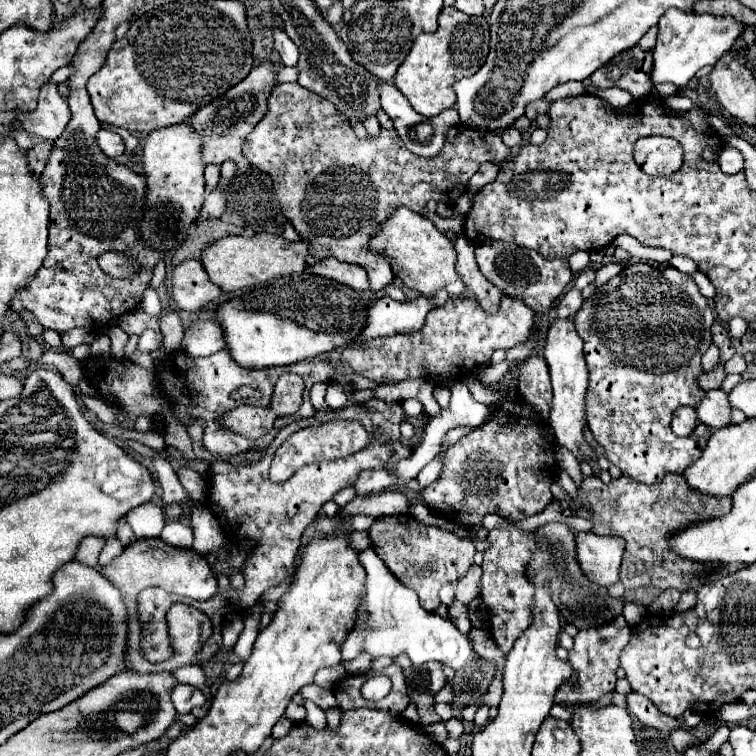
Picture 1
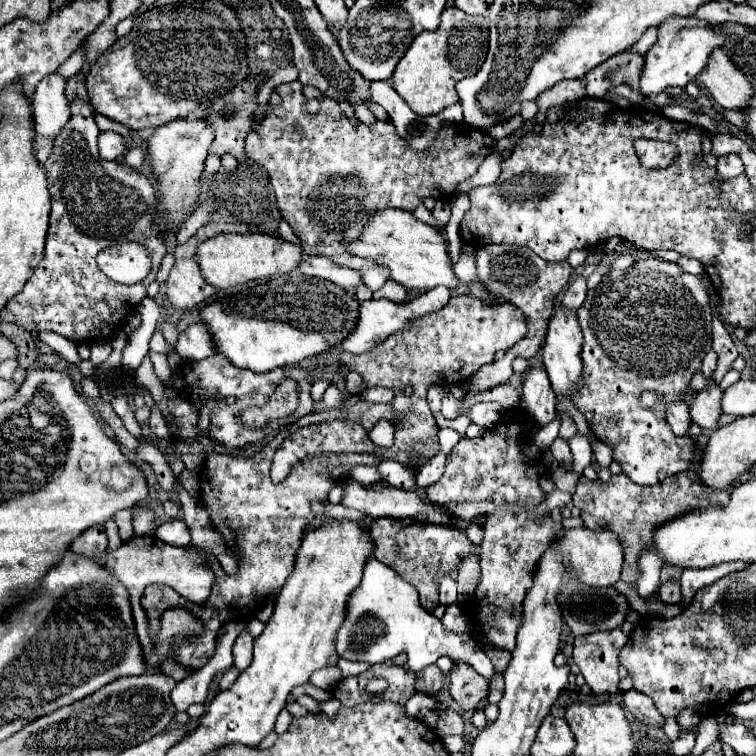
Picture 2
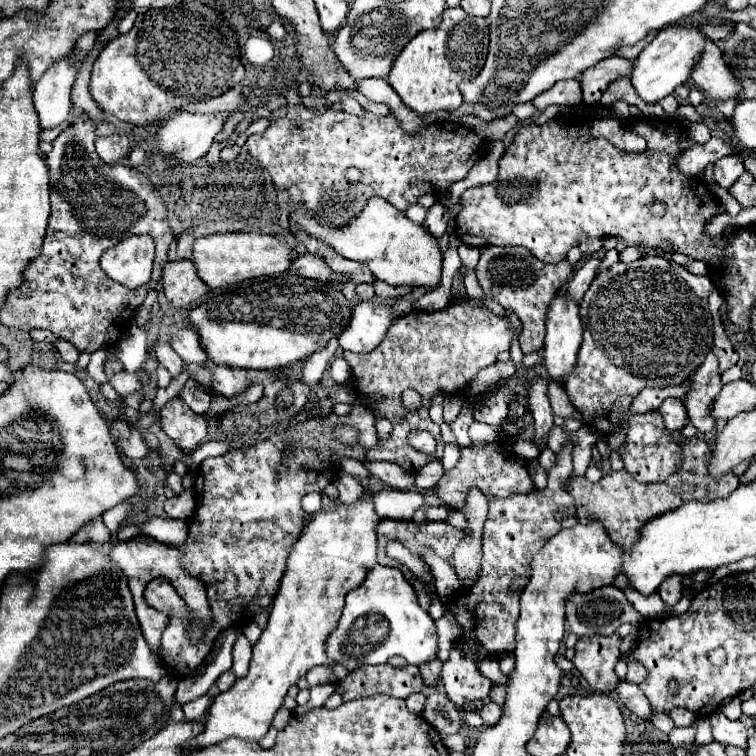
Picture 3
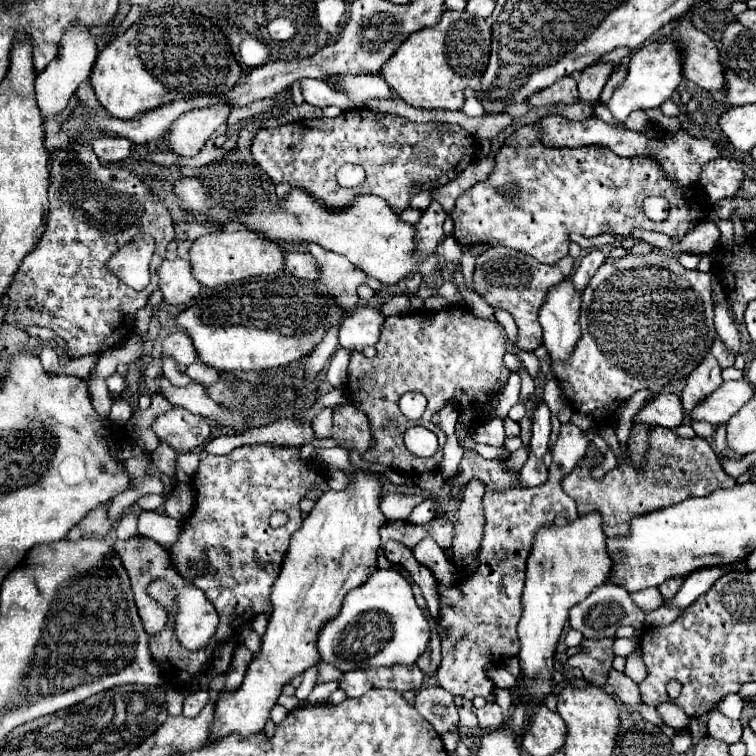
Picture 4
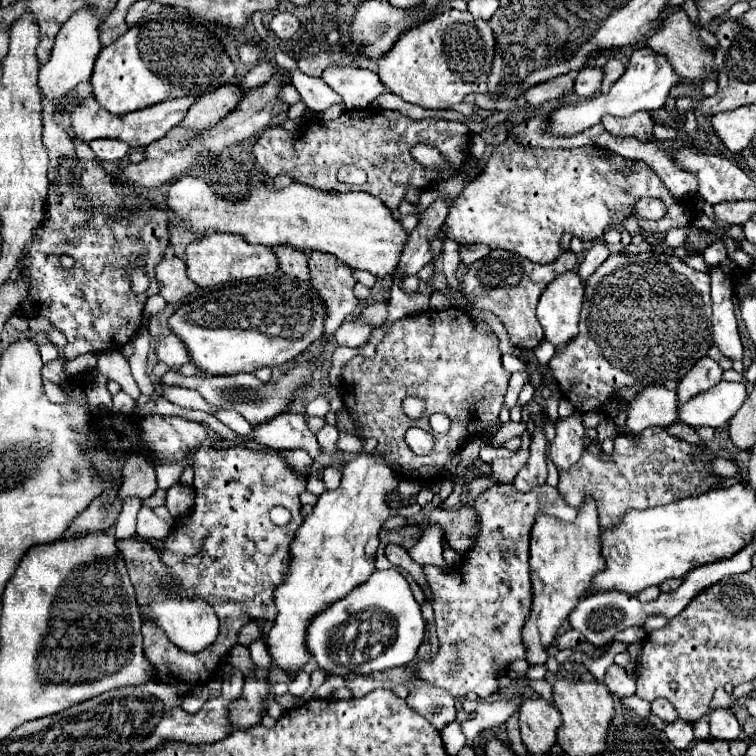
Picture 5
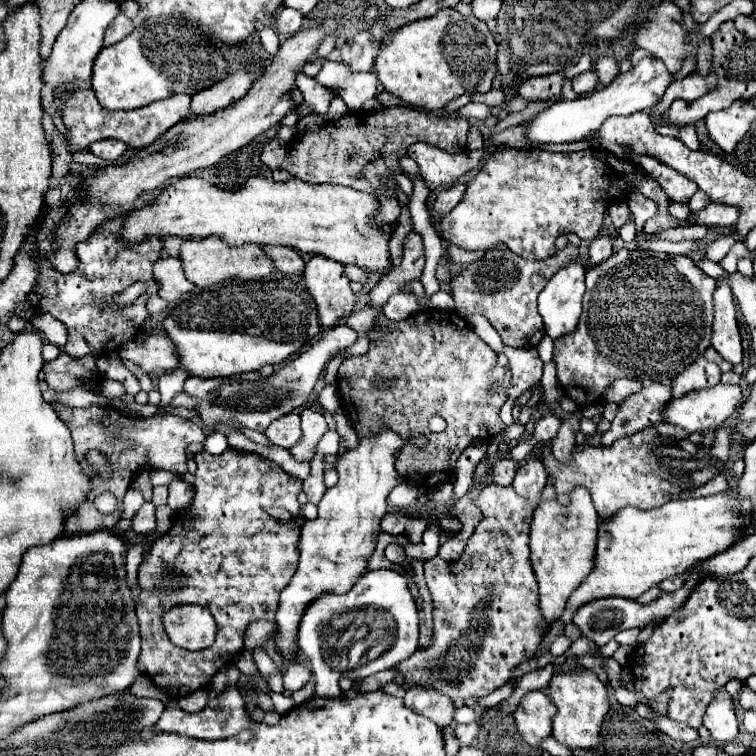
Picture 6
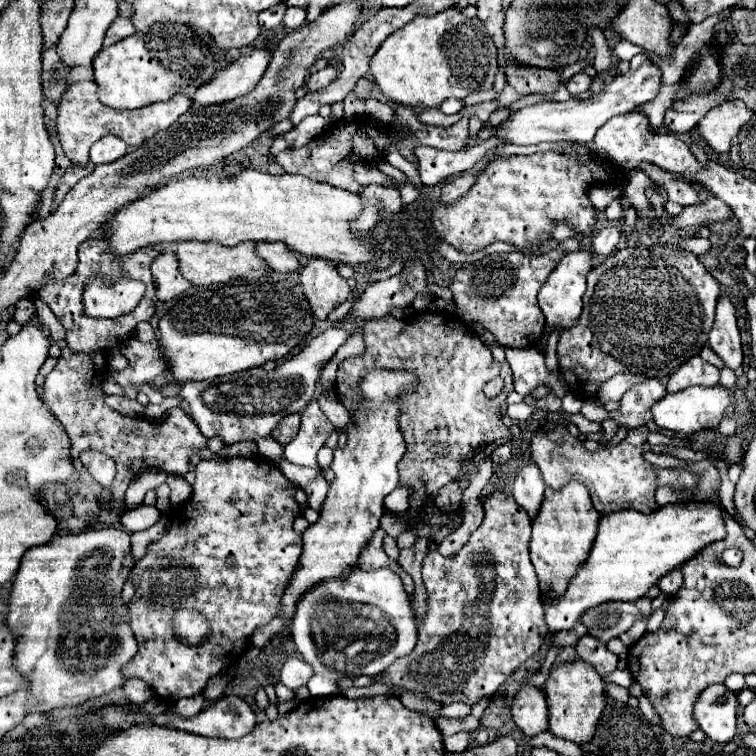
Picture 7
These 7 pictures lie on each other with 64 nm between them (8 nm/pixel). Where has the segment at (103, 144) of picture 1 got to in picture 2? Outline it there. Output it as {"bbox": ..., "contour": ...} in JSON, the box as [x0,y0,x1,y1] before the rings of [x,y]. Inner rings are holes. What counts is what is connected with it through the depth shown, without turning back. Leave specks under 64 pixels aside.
{"bbox":[98,132,128,160],"contour":[[[100,132],[98,148],[100,148],[100,156],[104,160],[116,160],[116,158],[124,156],[128,150],[124,138],[116,132]]]}

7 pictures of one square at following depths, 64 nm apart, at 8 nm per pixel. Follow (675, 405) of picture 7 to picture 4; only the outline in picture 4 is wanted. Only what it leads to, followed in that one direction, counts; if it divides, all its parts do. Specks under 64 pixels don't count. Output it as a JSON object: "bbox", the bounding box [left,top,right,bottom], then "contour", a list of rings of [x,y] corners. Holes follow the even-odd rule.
{"bbox":[690,380,754,426],"contour":[[[746,380],[724,382],[698,408],[694,408],[690,416],[718,426],[730,420],[730,416],[734,416],[752,396],[754,396],[754,386],[750,382]]]}

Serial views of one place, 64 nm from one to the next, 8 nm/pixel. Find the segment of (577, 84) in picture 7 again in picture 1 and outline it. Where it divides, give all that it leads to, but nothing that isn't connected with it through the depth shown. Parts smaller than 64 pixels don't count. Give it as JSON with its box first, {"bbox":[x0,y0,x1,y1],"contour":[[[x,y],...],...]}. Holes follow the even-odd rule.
{"bbox":[590,46,652,98],"contour":[[[634,46],[620,52],[620,56],[612,58],[604,68],[598,68],[590,76],[590,82],[596,88],[624,88],[634,98],[642,98],[652,92],[652,62],[652,50]]]}

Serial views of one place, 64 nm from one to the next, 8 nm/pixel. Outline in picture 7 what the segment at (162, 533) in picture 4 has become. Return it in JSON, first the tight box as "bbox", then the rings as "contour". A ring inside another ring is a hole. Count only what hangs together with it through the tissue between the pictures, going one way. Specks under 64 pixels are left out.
{"bbox":[120,506,160,532],"contour":[[[138,506],[132,510],[124,510],[120,514],[120,522],[122,522],[124,530],[128,530],[128,532],[146,530],[146,528],[154,526],[158,520],[160,520],[160,512],[154,506]]]}

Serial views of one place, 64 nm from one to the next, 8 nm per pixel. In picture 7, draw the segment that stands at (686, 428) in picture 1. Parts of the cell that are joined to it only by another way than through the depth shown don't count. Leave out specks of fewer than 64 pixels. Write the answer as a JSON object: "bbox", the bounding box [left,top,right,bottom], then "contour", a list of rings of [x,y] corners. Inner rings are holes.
{"bbox":[612,378,666,430],"contour":[[[650,378],[642,384],[636,384],[624,394],[624,398],[620,400],[620,408],[612,412],[612,418],[618,424],[618,428],[634,430],[646,426],[652,420],[650,412],[652,404],[656,404],[664,396],[666,396],[666,386]]]}

